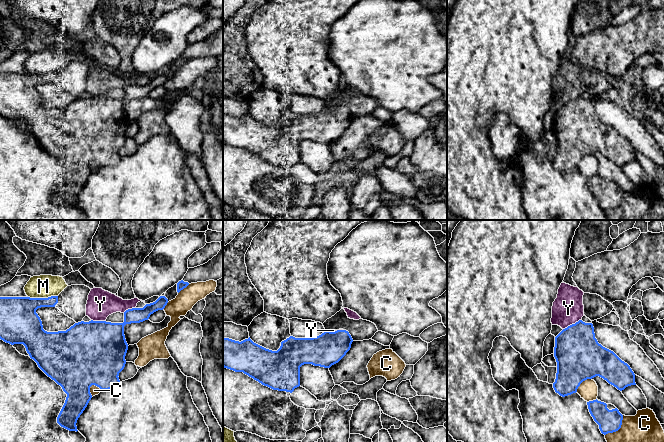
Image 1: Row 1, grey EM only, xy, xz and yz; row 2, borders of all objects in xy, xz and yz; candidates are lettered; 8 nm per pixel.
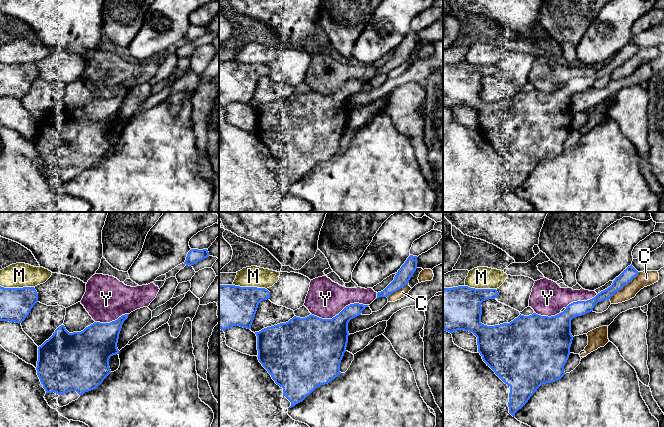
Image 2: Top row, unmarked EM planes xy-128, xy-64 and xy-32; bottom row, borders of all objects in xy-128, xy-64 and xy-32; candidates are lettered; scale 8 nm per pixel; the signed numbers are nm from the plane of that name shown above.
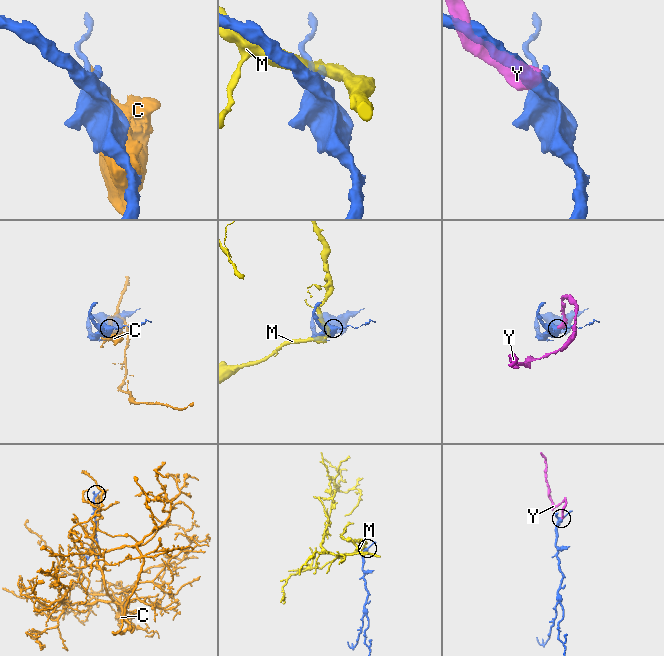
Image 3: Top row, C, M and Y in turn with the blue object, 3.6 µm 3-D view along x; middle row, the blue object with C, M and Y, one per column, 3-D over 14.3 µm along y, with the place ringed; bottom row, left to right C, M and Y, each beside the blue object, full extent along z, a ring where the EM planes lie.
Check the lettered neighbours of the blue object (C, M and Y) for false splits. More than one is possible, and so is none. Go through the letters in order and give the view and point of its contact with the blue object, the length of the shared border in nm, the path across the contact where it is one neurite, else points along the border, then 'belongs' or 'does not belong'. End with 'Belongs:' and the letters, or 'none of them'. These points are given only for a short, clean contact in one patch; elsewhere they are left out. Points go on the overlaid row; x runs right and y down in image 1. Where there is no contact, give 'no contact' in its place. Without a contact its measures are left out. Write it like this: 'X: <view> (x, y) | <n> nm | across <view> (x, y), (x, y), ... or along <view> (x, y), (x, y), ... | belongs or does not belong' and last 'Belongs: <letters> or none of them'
C: yz (618, 429) | 220 nm | does not belong
M: xy (42, 298) | 240 nm | does not belong
Y: yz (572, 324) | 170 nm | does not belong
Belongs: none of them

